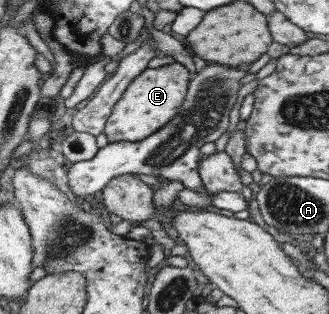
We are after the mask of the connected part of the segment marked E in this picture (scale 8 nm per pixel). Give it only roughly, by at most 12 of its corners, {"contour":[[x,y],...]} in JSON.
{"contour":[[146,68],[112,106],[109,142],[144,140],[181,106],[188,70]]}

